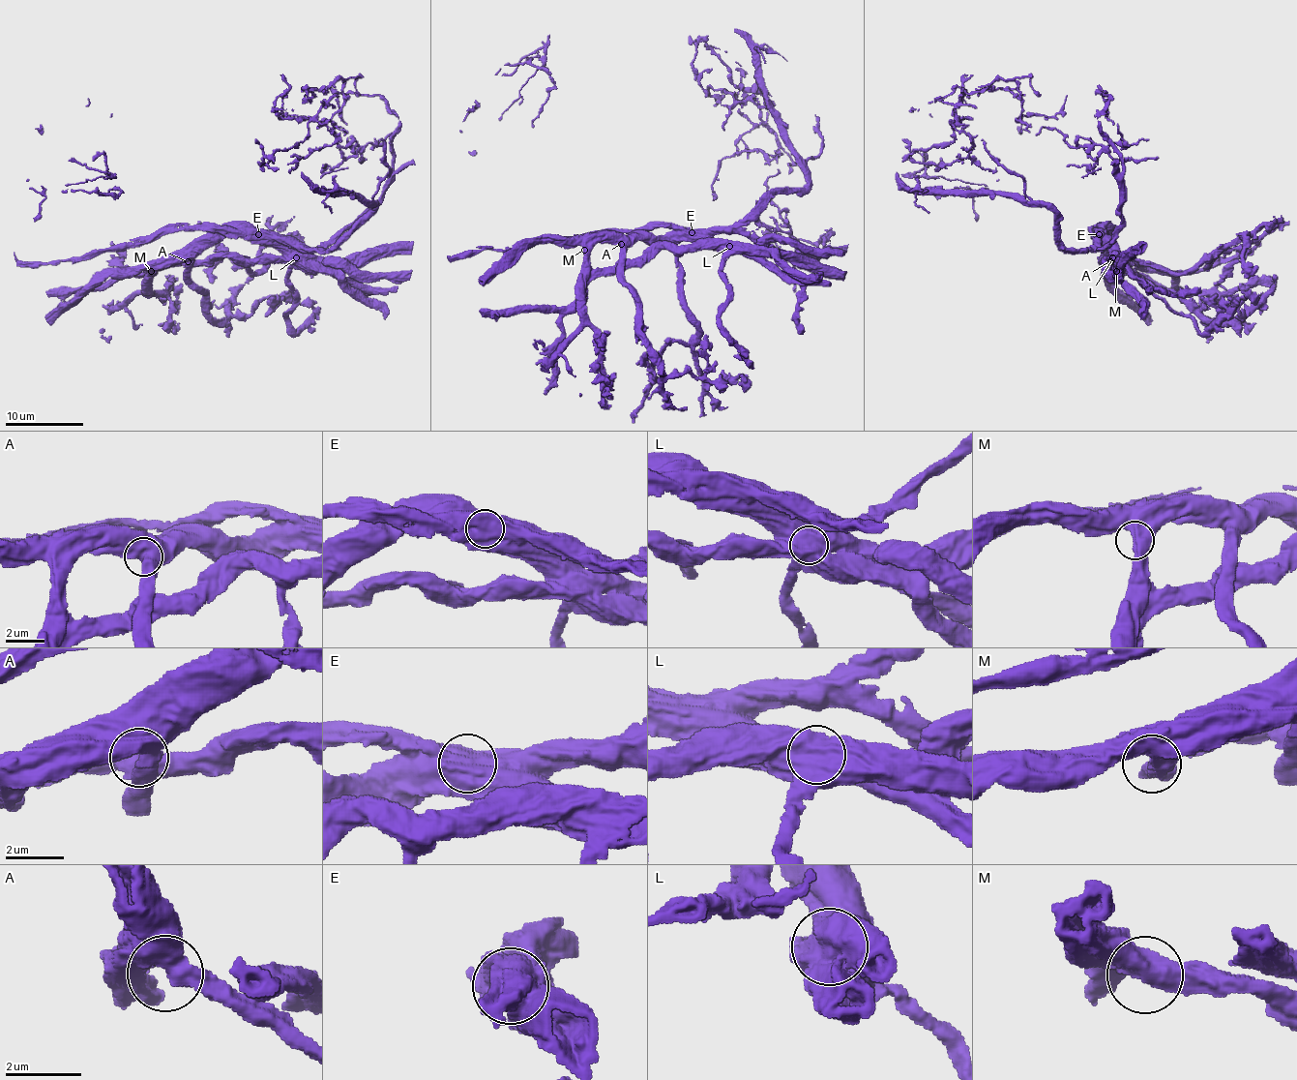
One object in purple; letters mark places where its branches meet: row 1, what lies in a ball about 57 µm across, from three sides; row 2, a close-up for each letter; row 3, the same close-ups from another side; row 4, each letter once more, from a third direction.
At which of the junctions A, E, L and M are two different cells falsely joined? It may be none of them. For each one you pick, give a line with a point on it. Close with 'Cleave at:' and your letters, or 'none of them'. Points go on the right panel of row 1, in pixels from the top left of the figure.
E: Place: (1099, 234)
L: Place: (1112, 257)
Cleave at: E, L

